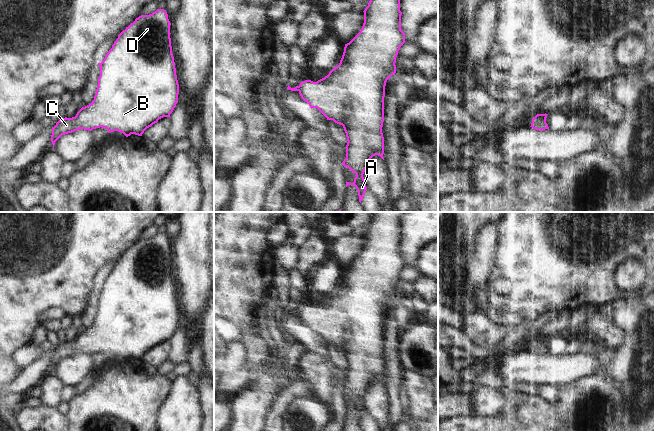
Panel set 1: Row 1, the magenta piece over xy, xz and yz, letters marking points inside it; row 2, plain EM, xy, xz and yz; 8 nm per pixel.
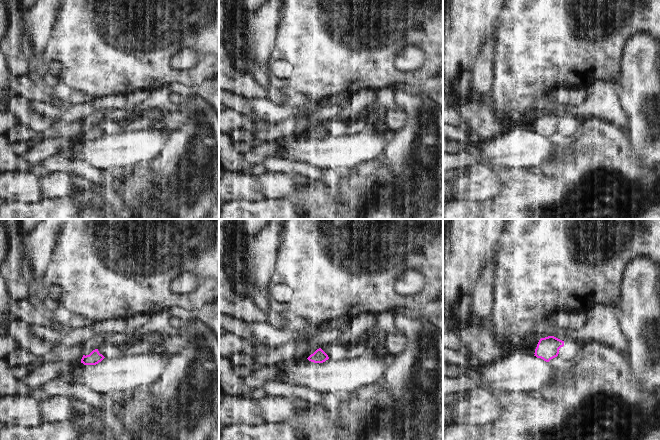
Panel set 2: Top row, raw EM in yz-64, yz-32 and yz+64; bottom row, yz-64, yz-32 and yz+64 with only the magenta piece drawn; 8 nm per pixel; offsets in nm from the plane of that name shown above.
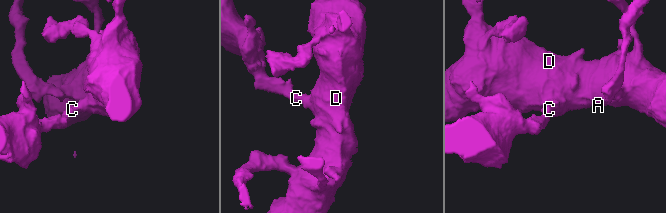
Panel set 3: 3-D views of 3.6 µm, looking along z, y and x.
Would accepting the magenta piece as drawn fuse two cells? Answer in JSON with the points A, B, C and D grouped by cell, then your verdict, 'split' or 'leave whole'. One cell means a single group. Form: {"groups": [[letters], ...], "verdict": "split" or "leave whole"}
{"groups": [["A", "B", "C", "D"]], "verdict": "leave whole"}

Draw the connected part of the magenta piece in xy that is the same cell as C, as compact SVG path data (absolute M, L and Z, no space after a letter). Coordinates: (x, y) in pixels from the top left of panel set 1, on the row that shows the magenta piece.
M157 9L149 15L141 15L135 19L119 35L106 54L104 60L98 63L100 76L94 100L91 104L82 107L72 118L60 119L52 128L51 142L53 148L55 142L62 136L79 129L92 131L96 128L106 128L108 133L118 131L126 137L131 134L142 136L144 131L157 123L163 117L170 117L178 101L179 84L176 75L174 57L172 54L170 38L170 21L164 9Z

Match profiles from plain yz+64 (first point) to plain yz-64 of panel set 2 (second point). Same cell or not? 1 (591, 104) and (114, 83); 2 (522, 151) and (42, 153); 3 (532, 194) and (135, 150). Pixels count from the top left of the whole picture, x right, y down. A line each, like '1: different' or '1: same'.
1: different
2: different
3: different

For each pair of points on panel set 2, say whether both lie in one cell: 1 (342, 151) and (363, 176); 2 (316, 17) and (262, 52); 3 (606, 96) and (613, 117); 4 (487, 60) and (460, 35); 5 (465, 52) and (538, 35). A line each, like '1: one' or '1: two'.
1: two
2: two
3: one
4: two
5: two

